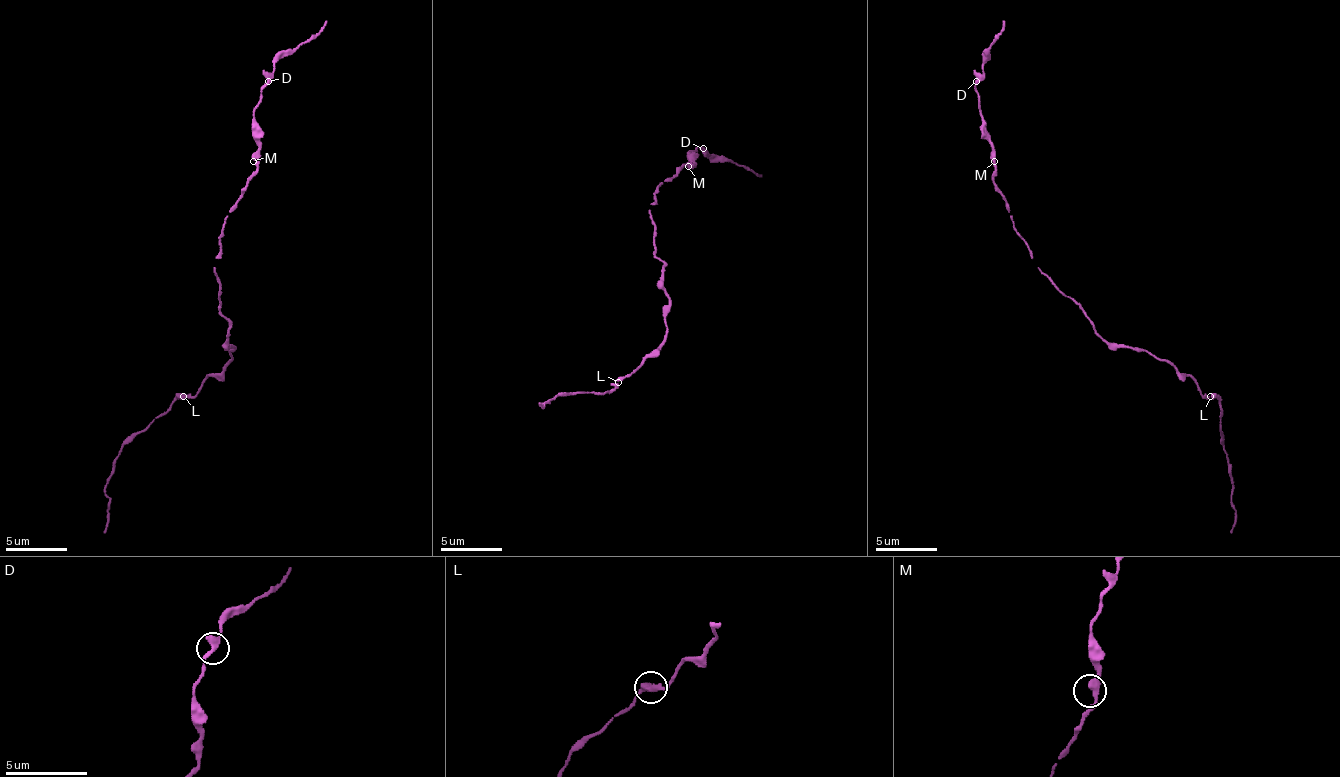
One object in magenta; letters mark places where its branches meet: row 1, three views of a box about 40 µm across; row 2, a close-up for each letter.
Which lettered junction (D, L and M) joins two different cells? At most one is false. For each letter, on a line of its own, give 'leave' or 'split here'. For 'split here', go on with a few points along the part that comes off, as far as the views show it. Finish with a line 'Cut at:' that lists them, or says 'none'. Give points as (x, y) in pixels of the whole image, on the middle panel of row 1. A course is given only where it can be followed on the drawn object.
D: leave
L: leave
M: leave
Cut at: none

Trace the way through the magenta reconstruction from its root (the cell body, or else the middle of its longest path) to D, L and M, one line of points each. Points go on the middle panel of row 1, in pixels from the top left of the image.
D: (654, 249), (654, 221), (651, 218), (654, 194), (681, 166), (694, 163), (688, 154), (691, 151), (703, 148)
L: (654, 249), (654, 255), (663, 264), (663, 292), (669, 301), (666, 338), (626, 378), (617, 381)
M: (654, 249), (654, 221), (651, 218), (654, 194), (681, 166), (688, 166)

